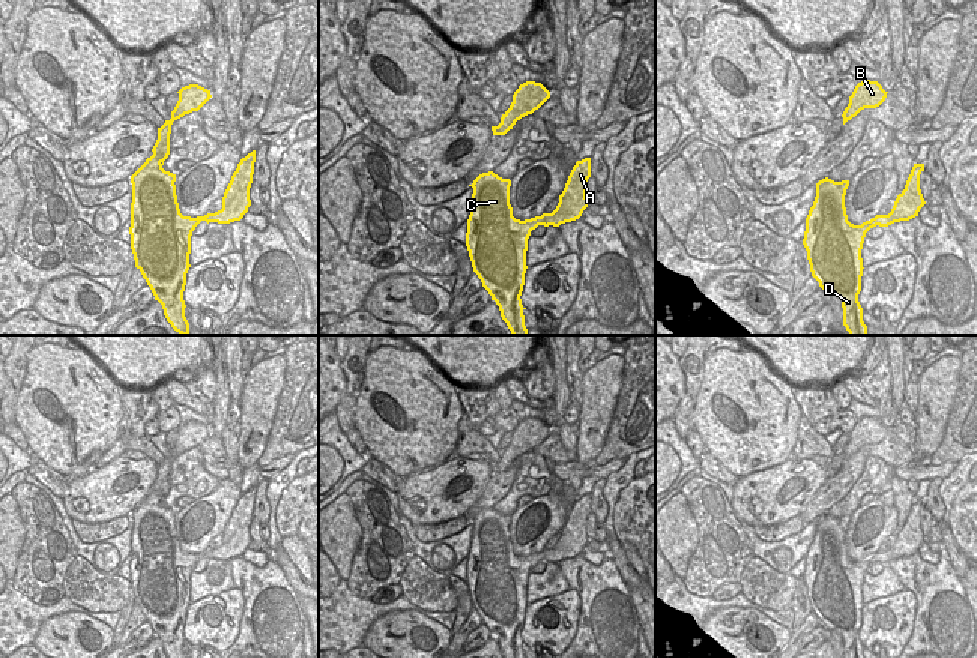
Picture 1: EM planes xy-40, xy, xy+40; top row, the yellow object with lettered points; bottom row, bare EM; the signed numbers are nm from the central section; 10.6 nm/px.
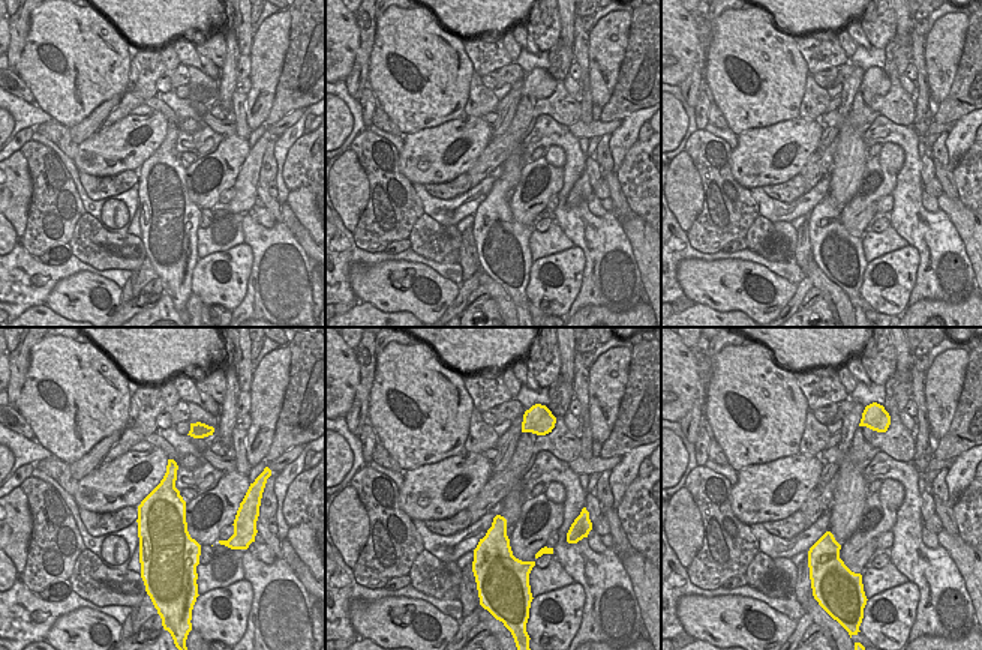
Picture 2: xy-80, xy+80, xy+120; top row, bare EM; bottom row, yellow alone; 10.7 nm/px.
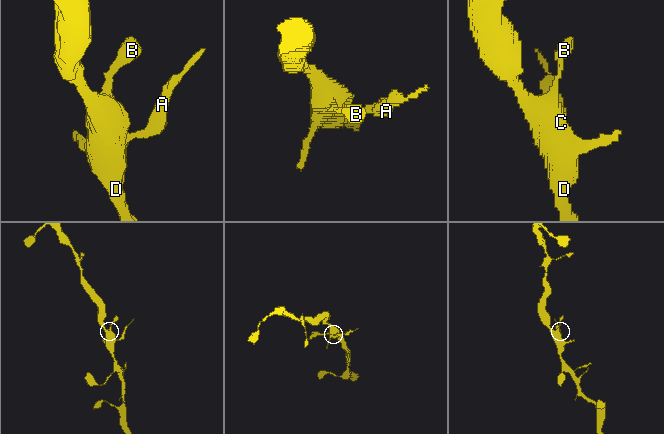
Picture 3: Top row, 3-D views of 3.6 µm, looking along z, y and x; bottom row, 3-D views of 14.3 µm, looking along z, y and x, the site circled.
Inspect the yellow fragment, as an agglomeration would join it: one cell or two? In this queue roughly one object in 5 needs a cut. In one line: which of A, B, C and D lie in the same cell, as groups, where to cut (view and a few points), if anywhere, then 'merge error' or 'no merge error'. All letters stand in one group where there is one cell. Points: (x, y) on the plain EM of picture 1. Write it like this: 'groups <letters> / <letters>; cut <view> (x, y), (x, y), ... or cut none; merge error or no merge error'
groups A B C D; cut none; no merge error

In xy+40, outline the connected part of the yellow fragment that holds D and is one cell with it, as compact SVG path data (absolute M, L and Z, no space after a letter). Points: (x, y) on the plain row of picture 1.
M914 500L905 526L897 532L888 551L876 551L861 562L848 557L845 532L849 517L828 514L816 520L816 533L806 554L803 581L807 587L812 613L827 631L842 637L843 658L863 658L858 638L861 628L861 586L866 569L879 562L909 557L926 541L920 526L924 500Z

